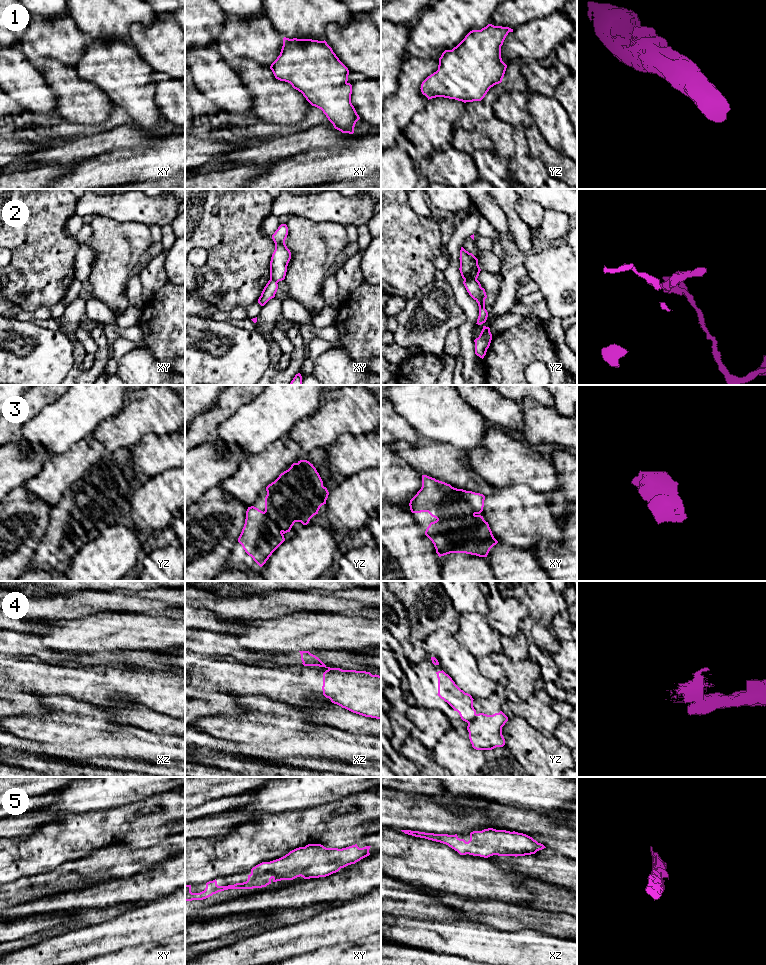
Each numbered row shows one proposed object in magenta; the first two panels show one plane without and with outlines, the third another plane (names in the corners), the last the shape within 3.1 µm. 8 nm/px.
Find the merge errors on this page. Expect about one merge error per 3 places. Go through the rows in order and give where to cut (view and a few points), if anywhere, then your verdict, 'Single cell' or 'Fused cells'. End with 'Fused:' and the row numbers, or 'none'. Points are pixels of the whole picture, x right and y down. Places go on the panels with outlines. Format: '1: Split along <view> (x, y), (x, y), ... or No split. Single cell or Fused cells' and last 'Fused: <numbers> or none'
1: No split. Single cell
2: Split along yz (476, 278), (464, 280). Fused cells
3: No split. Single cell
4: Split along yz (477, 714), (468, 723). Fused cells
5: No split. Single cell
Fused: 2, 4

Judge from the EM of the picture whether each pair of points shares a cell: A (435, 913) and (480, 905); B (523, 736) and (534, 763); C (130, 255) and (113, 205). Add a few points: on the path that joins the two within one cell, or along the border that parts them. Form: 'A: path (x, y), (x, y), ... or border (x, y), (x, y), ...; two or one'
A: border (458, 909), (467, 917); two
B: path (524, 743), (532, 751), (532, 756); one
C: border (97, 214), (118, 221), (137, 221), (142, 224); two

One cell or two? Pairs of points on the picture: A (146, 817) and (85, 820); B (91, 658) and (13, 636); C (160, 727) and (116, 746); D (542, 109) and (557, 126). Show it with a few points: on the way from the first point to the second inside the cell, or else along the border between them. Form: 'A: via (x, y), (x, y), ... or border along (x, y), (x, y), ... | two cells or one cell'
A: via (131, 825), (100, 825) | one cell
B: via (72, 656), (46, 655), (32, 642) | one cell
C: border along (127, 725), (173, 735) | two cells
D: via (546, 113), (553, 122) | one cell

